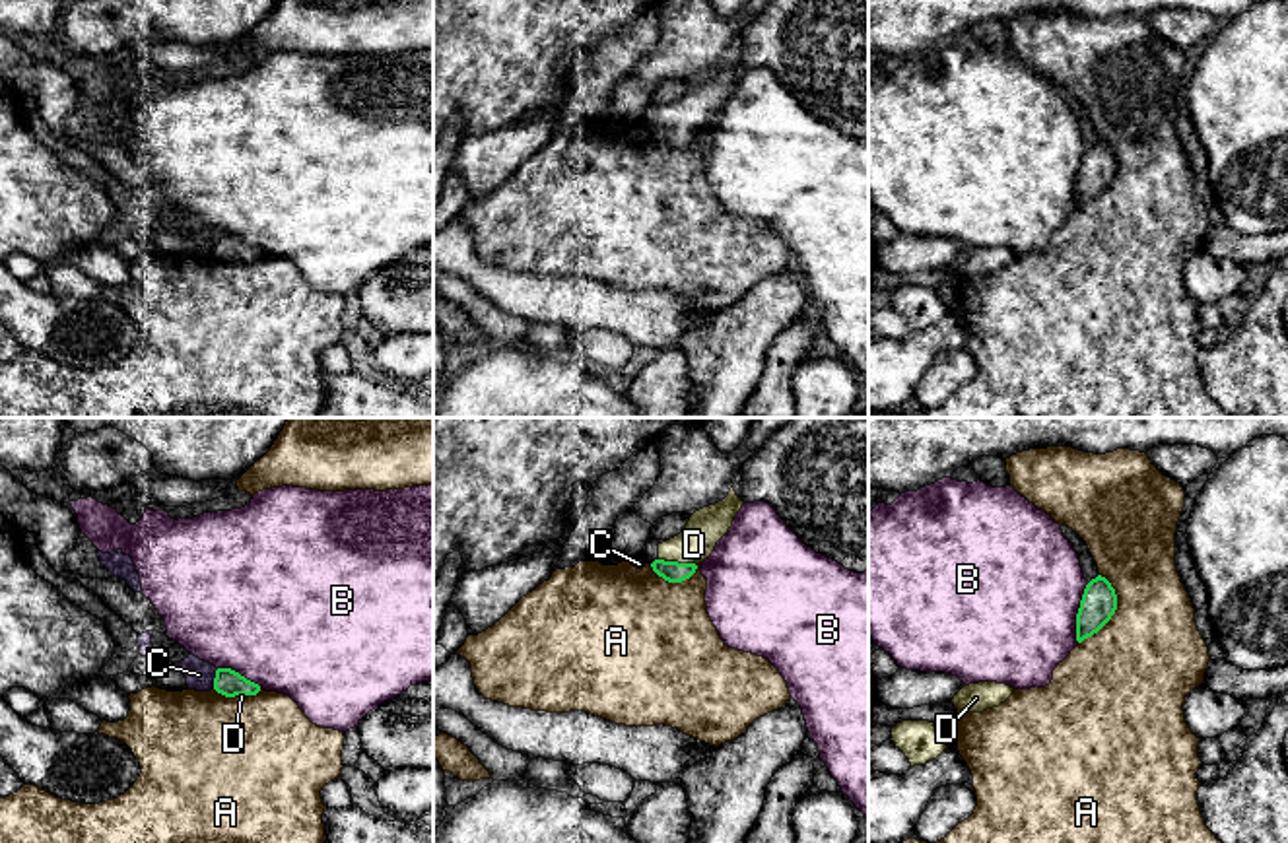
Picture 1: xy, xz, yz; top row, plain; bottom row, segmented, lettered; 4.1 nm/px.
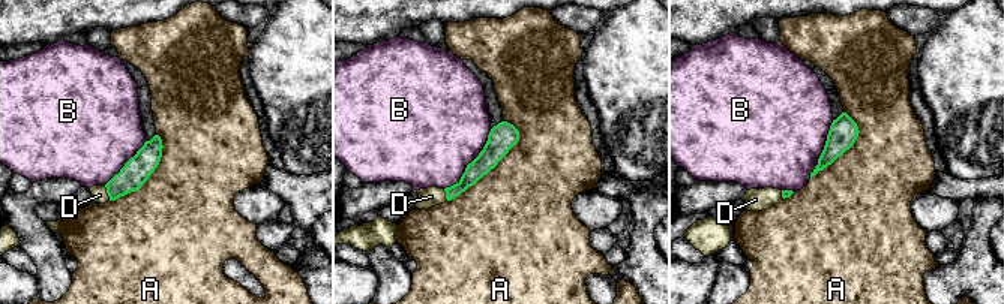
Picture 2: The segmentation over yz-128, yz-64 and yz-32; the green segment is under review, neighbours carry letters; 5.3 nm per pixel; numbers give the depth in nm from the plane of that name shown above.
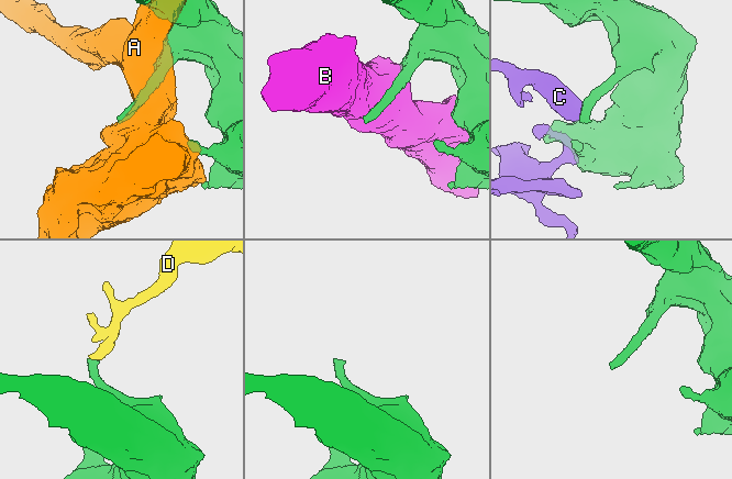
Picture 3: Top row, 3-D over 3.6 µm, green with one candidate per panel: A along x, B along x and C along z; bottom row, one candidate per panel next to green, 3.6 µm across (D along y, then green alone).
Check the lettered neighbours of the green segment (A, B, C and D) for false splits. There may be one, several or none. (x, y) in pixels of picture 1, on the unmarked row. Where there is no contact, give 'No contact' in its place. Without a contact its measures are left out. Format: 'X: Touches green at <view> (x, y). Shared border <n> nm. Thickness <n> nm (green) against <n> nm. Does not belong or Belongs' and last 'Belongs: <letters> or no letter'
A: Touches green at yz (1114, 177). Shared border 300 nm. Thickness 150 nm (green) against 460 nm. Does not belong
B: Touches green at yz (1079, 177). Shared border 260 nm. Thickness 150 nm (green) against 480 nm. Does not belong
C: Touches green at xy (214, 243). Shared border 90 nm. Thickness 120 nm (green) against 120 nm. Does not belong
D: Touches green at xz (677, 127). Shared border 160 nm. Thickness 90 nm (green) against 160 nm. Belongs
Belongs: D

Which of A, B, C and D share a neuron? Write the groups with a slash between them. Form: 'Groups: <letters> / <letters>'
Groups: A / B / C / D

